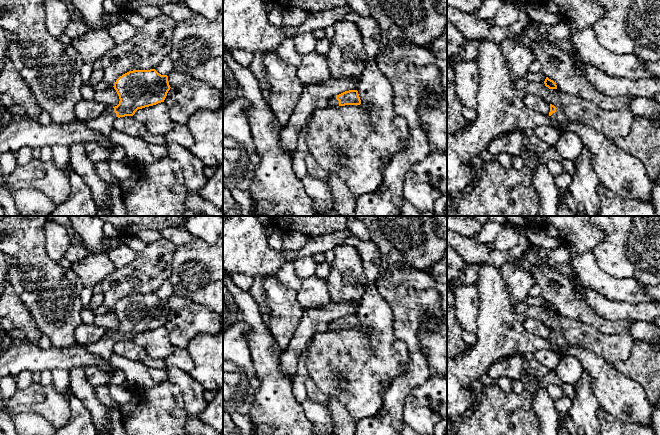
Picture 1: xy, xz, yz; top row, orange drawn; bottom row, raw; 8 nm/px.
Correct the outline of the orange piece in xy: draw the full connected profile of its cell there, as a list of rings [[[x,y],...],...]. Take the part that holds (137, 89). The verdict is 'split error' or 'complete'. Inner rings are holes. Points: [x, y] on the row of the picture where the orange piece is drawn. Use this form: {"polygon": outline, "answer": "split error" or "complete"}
{"polygon": [[[155,69],[129,71],[120,76],[113,87],[119,96],[119,104],[115,107],[107,107],[97,118],[85,122],[88,128],[104,136],[108,136],[114,129],[117,118],[133,116],[138,109],[164,102],[171,88],[168,76],[159,74]]], "answer": "split error"}

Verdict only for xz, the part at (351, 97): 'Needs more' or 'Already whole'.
Needs more

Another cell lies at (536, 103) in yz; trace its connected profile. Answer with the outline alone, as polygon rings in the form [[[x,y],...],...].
[[[526,93],[522,100],[529,109],[539,114],[549,115],[550,104],[547,103],[540,96],[533,95],[531,93]]]

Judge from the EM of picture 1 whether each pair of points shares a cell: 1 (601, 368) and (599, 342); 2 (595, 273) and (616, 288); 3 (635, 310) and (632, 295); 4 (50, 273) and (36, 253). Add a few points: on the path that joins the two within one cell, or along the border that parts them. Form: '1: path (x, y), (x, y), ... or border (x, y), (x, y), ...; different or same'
1: border (579, 346), (592, 351), (611, 364); different
2: path (600, 278), (611, 288); same
3: border (611, 300), (627, 303), (649, 302); different
4: path (45, 268), (36, 258); same

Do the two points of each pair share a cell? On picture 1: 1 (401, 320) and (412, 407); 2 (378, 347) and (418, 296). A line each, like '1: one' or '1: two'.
1: two
2: two

